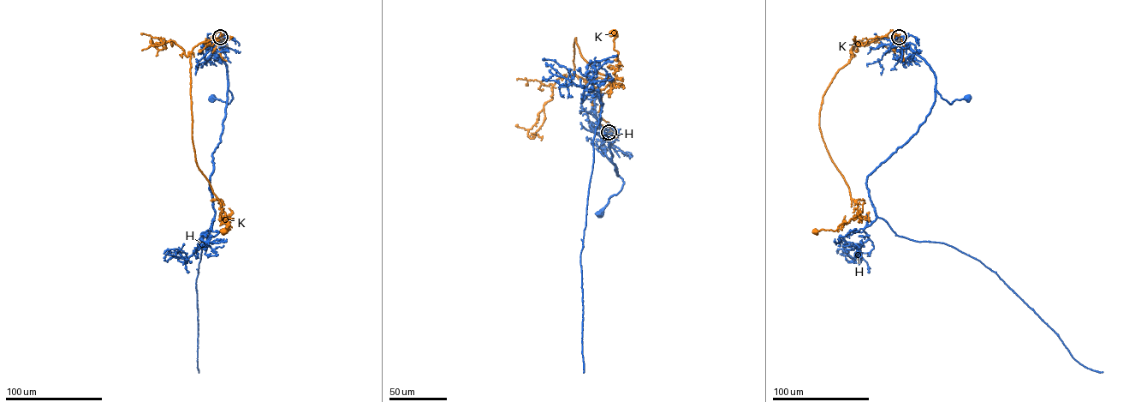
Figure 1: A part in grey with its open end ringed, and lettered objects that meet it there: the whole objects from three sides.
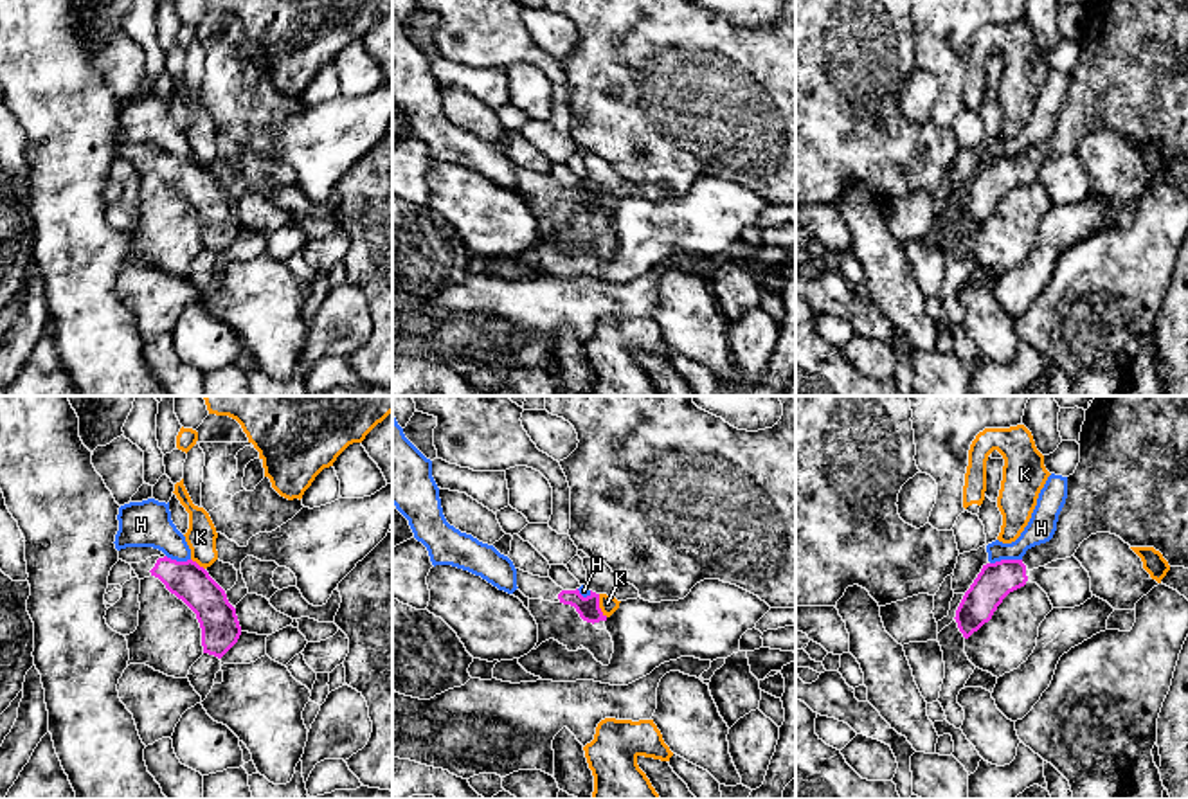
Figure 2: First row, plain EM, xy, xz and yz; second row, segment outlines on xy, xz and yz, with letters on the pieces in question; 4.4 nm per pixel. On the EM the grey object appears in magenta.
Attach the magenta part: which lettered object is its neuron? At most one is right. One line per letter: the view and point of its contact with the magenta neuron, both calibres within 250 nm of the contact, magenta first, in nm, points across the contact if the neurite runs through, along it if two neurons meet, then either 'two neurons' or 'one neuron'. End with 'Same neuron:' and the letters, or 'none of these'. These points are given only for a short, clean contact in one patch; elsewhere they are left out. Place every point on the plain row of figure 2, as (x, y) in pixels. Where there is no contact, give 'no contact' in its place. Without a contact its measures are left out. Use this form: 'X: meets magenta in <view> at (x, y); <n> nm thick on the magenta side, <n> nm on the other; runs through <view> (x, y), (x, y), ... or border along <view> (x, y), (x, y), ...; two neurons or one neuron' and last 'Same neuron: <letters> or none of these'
H: meets magenta in yz at (1005, 157); 160 nm thick on the magenta side, 130 nm on the other; border along yz (1021, 155), (1001, 155), (990, 161); two neurons
K: meets magenta in xz at (598, 202); 100 nm thick on the magenta side, 80 nm on the other; border along xz (598, 191), (598, 202), (607, 213); two neurons
Same neuron: none of these

